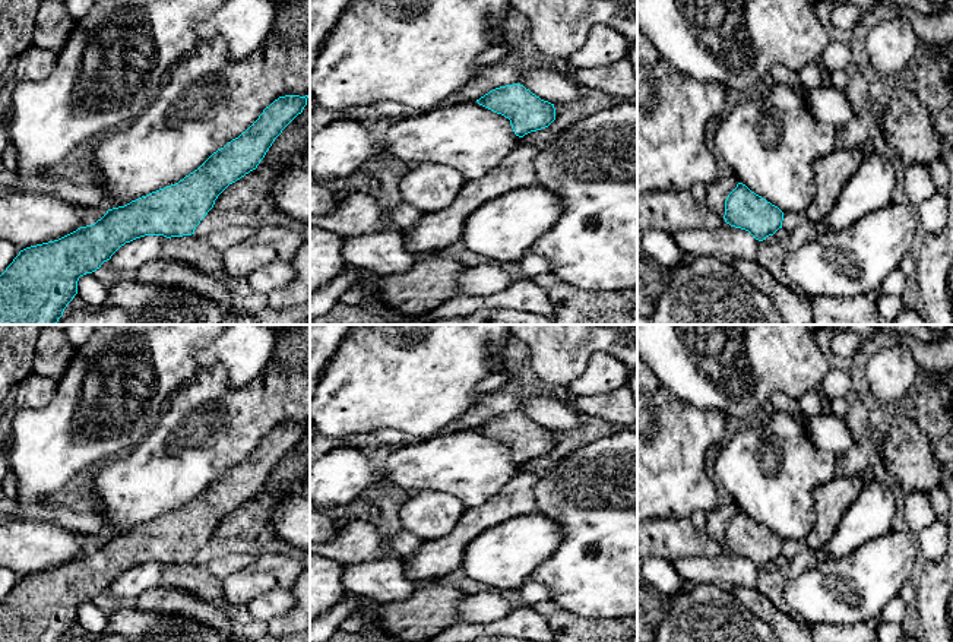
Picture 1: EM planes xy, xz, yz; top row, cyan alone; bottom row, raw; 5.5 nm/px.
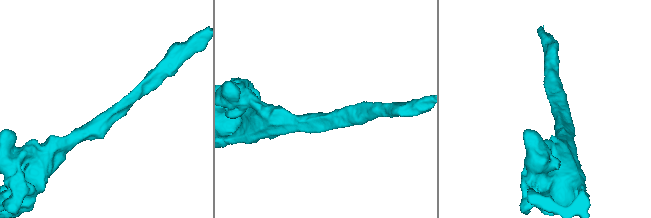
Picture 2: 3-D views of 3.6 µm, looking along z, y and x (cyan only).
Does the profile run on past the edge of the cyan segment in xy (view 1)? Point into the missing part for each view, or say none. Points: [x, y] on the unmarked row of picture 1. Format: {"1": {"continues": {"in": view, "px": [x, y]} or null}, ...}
{"1": {"continues": null}}

